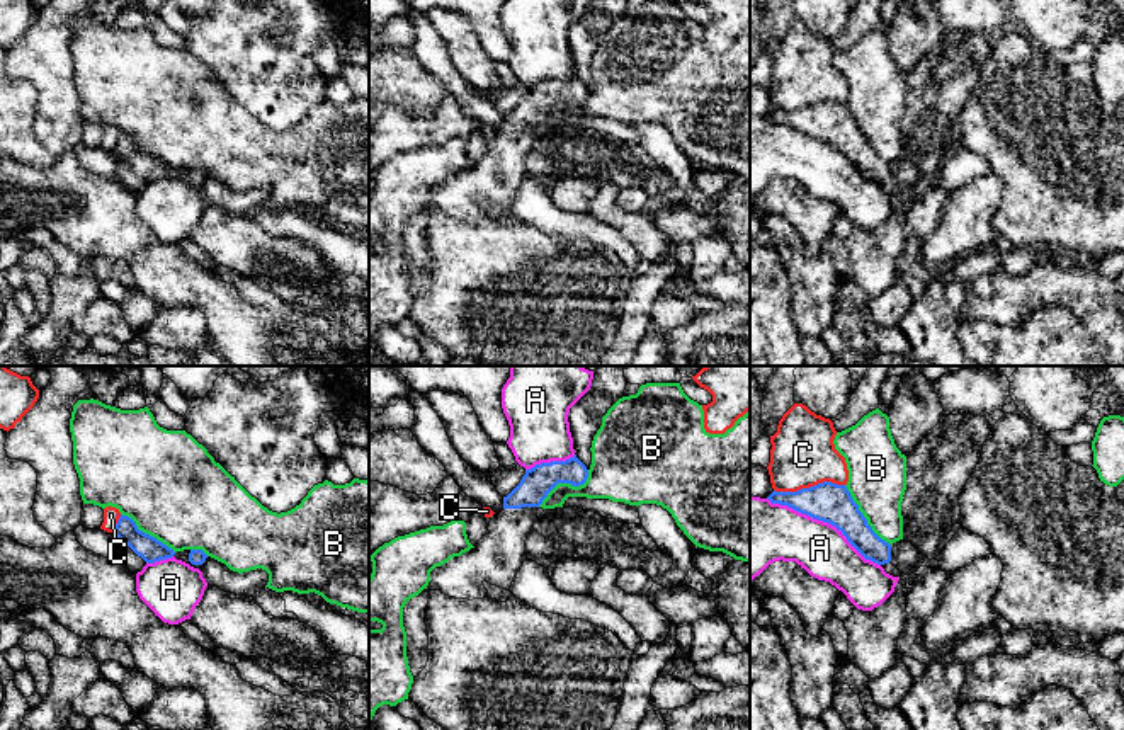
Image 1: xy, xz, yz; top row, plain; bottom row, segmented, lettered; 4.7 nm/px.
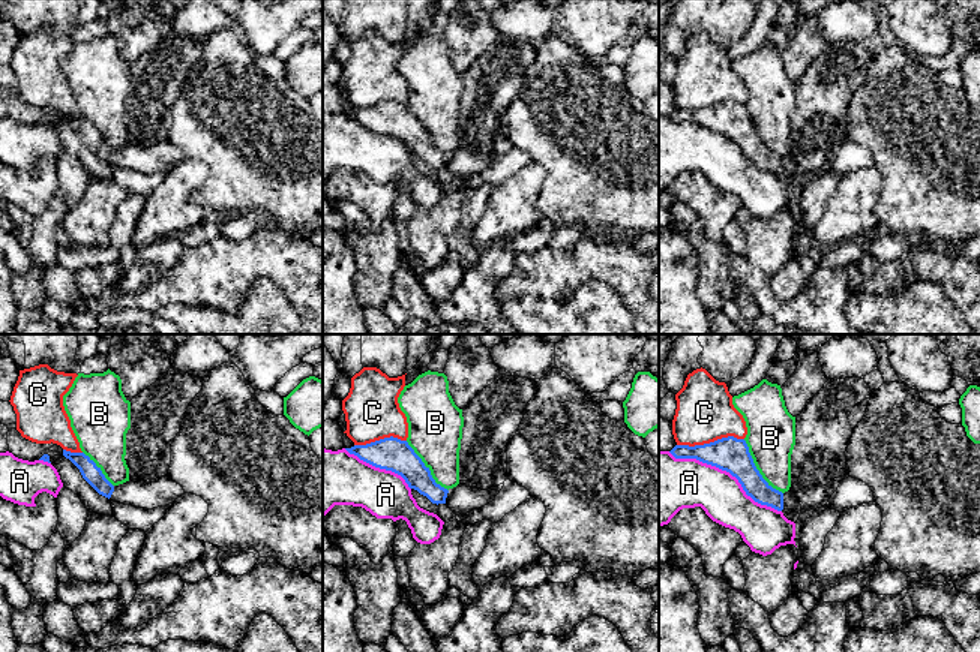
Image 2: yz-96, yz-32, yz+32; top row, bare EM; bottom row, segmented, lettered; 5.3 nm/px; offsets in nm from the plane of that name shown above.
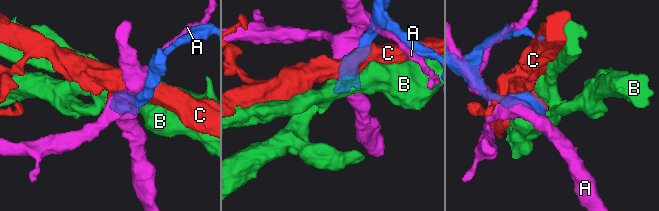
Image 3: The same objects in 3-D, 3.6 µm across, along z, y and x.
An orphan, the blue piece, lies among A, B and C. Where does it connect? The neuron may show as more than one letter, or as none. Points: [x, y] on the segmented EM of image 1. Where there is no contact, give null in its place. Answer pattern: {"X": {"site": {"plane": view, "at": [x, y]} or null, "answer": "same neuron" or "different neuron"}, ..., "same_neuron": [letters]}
{"A": {"site": {"plane": "yz", "at": [823, 521]}, "answer": "different neuron"}, "B": {"site": {"plane": "yz", "at": [862, 516]}, "answer": "different neuron"}, "C": {"site": {"plane": "yz", "at": [810, 487]}, "answer": "different neuron"}, "same_neuron": []}

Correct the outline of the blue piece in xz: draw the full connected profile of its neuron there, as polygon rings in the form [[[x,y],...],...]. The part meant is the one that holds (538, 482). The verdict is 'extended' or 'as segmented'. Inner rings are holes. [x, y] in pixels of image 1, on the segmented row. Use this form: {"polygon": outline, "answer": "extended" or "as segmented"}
{"polygon": [[[576,454],[566,461],[541,463],[525,470],[520,483],[503,497],[503,509],[490,517],[488,531],[478,545],[430,572],[429,585],[403,607],[406,657],[413,677],[429,662],[429,592],[440,590],[454,599],[483,599],[490,597],[485,580],[510,590],[514,577],[527,560],[525,539],[544,512],[542,500],[558,483],[580,487],[587,478],[588,470]]], "answer": "extended"}

